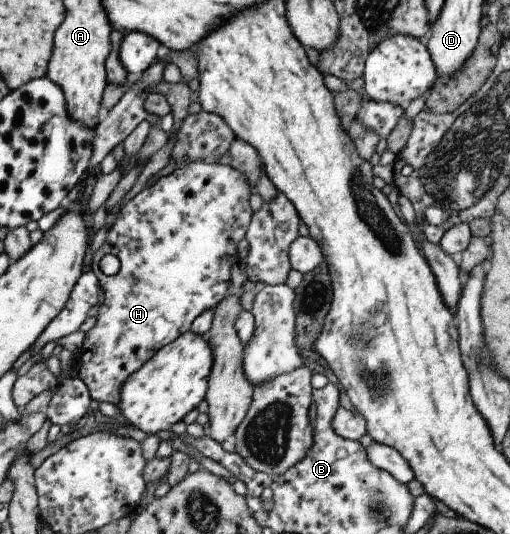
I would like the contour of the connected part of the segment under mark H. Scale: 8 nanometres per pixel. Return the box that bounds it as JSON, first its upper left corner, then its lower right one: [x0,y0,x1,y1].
[72,162,253,405]

